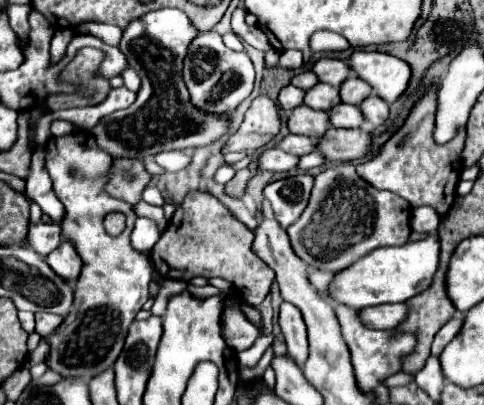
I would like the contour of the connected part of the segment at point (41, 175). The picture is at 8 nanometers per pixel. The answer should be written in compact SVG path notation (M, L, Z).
M36 148L32 154L32 176L26 180L26 196L36 202L44 214L52 218L52 222L60 222L64 216L64 206L56 198L52 190L50 176L44 168L44 150Z

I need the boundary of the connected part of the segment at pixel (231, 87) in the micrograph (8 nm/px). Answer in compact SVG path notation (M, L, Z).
M204 32L188 48L184 62L184 82L190 90L192 102L198 108L212 114L228 114L250 96L254 86L254 66L248 54L226 48L218 32Z

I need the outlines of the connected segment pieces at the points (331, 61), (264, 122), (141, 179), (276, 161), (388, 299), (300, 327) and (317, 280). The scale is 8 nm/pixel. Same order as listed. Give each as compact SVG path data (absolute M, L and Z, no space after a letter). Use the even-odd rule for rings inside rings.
M322 58L322 60L314 62L312 72L316 72L320 76L320 82L340 86L348 78L350 66L342 60L336 60L336 58Z
M258 96L248 108L240 130L230 134L230 140L222 148L222 154L240 150L254 152L266 146L280 132L280 128L282 128L282 118L278 102Z
M114 158L105 191L130 204L138 204L142 200L142 192L150 180L152 180L152 174L146 172L142 160Z
M270 148L260 156L260 170L270 170L270 172L286 172L298 166L298 156L292 156L280 148Z
M428 234L426 238L416 242L406 242L404 246L376 248L374 252L370 252L370 256L364 256L356 264L352 264L352 268L346 268L344 272L336 274L330 286L330 296L334 302L342 302L352 308L406 302L432 286L438 262L440 242L434 234Z
M282 302L280 306L280 328L288 346L288 354L296 360L298 366L302 366L308 358L308 340L306 340L306 324L302 318L302 312L290 304Z
M316 270L310 275L310 284L318 292L321 292L323 297L327 297L327 289L334 278L334 274L325 270Z

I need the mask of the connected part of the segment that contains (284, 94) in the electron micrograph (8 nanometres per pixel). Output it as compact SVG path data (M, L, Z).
M286 86L286 88L282 88L282 92L280 92L280 96L278 96L278 100L280 100L280 106L284 108L284 110L292 110L292 108L296 108L296 106L300 106L300 104L304 104L304 90L302 88L296 88L296 86Z

